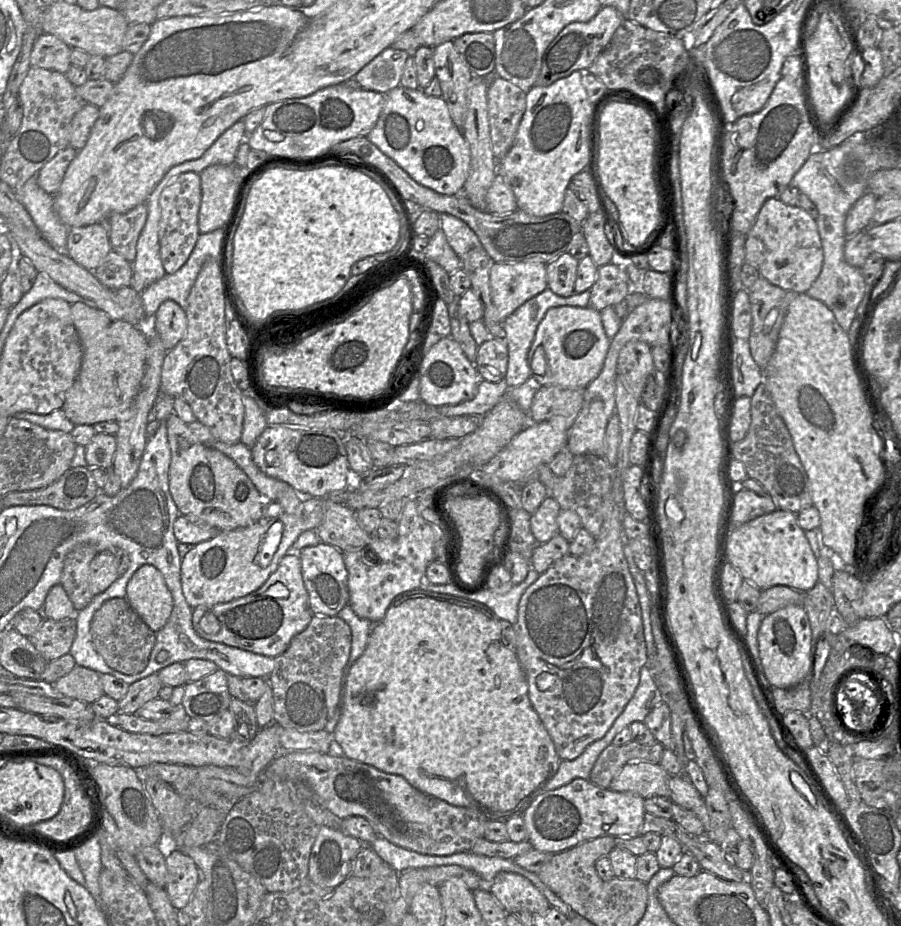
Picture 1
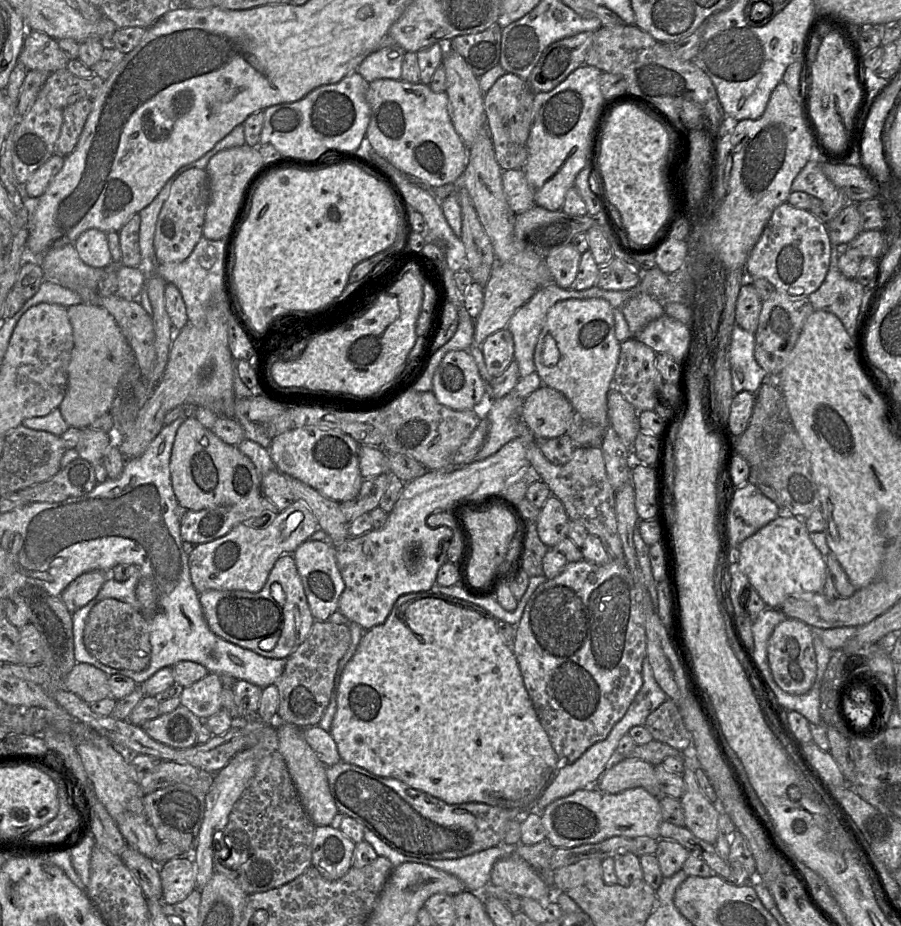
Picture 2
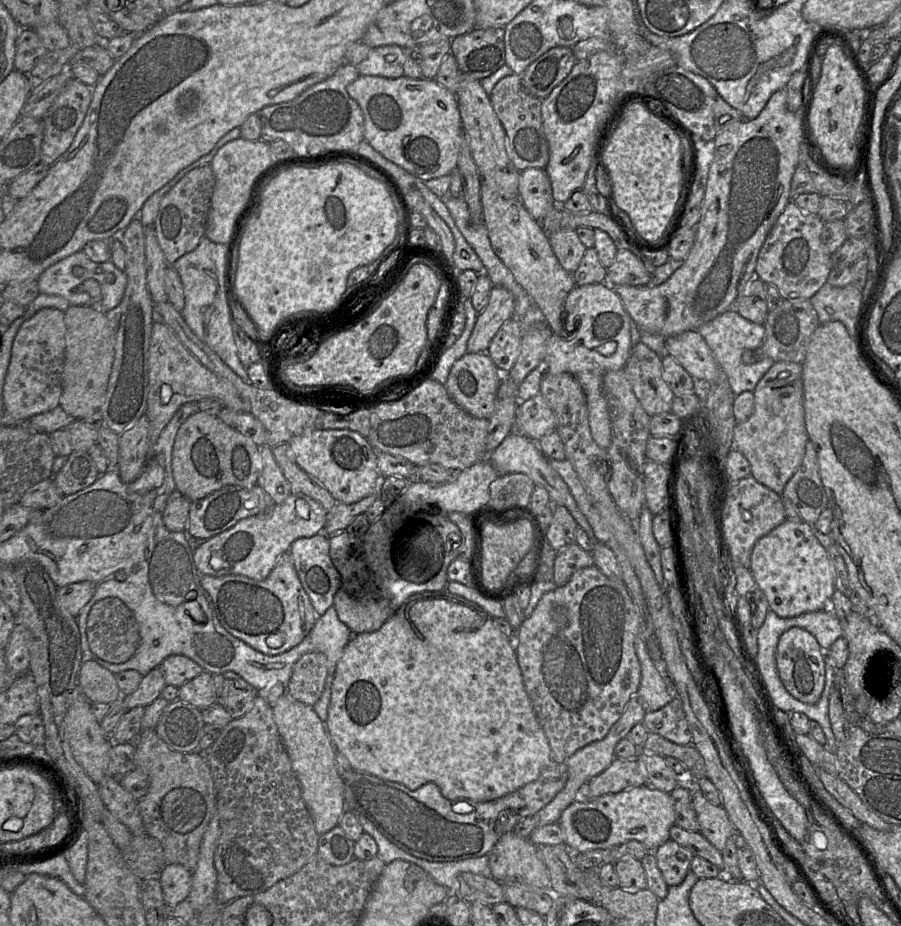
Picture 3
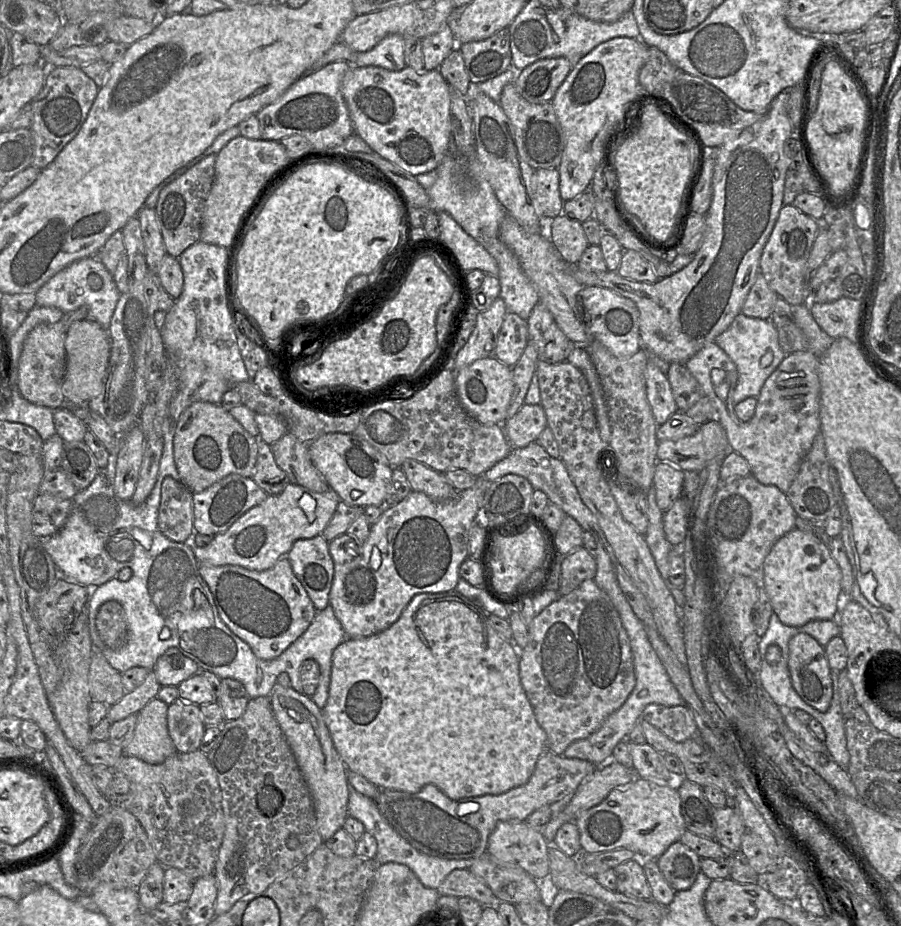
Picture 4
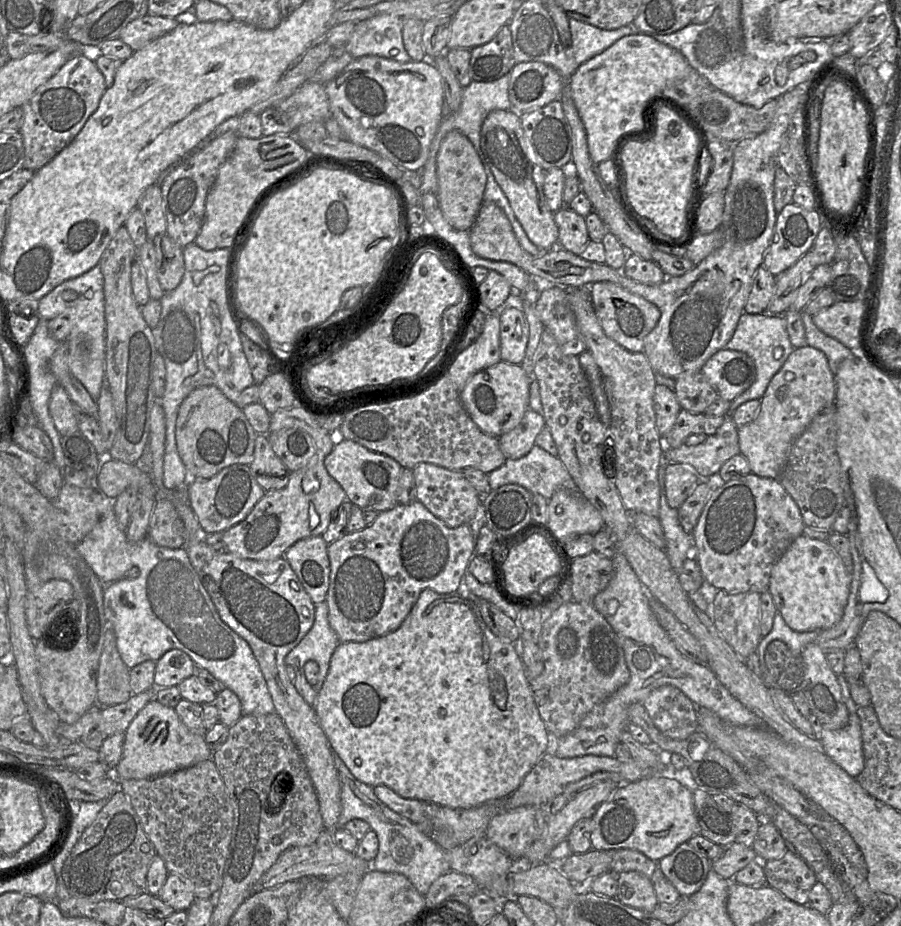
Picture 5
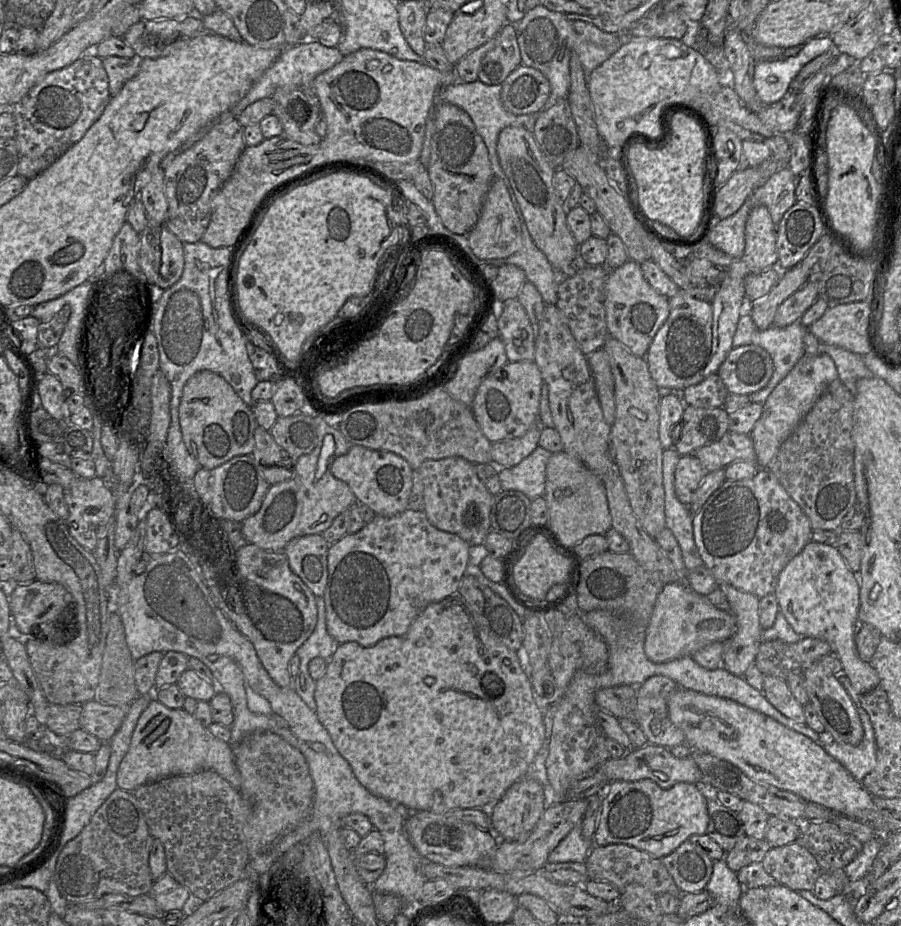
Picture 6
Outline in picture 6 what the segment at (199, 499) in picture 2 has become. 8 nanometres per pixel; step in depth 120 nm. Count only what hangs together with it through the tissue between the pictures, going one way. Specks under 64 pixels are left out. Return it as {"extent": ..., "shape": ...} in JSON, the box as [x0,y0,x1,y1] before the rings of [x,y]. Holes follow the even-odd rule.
{"extent":[179,370,259,470],"shape":[[[209,370],[199,371],[187,381],[180,401],[179,421],[185,446],[202,468],[211,470],[236,456],[252,454],[254,451],[255,431],[259,425],[252,408],[248,406],[238,396],[234,388],[217,373]]]}

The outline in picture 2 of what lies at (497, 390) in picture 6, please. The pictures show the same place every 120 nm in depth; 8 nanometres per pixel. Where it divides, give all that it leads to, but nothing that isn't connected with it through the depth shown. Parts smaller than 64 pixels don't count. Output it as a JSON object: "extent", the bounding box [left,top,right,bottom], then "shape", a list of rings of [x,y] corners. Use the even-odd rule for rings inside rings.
{"extent":[432,351,486,411],"shape":[[[450,351],[432,379],[437,401],[455,411],[473,410],[486,393],[474,358],[469,351]]]}

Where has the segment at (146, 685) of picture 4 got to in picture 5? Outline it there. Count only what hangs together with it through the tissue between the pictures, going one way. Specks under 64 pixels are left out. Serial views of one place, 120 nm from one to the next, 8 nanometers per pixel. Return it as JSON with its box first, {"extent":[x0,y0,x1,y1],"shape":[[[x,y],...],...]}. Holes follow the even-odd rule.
{"extent":[95,688,156,737],"shape":[[[156,688],[148,689],[139,694],[133,694],[126,702],[101,708],[100,720],[95,729],[105,737],[125,733],[138,712],[155,698],[155,690]]]}

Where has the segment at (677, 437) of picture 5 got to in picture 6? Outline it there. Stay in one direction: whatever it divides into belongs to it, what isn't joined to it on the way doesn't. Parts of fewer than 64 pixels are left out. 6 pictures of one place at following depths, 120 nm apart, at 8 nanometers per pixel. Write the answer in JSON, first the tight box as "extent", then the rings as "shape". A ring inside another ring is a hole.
{"extent":[674,405,729,454],"shape":[[[685,405],[679,438],[674,449],[680,454],[692,454],[696,449],[720,440],[729,431],[729,414],[722,408]]]}

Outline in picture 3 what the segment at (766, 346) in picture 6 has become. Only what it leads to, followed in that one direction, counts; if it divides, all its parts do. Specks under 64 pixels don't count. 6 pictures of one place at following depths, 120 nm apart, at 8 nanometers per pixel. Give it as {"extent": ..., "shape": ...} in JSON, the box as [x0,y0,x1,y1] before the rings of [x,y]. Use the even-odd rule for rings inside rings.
{"extent":[697,310,775,395],"shape":[[[728,310],[718,315],[713,320],[700,326],[697,331],[711,349],[720,369],[726,374],[735,395],[743,391],[753,391],[760,379],[775,363],[770,357],[752,364],[743,362],[742,353],[746,349],[754,350],[762,345],[765,328],[763,324],[756,324],[745,319],[736,310]]]}

